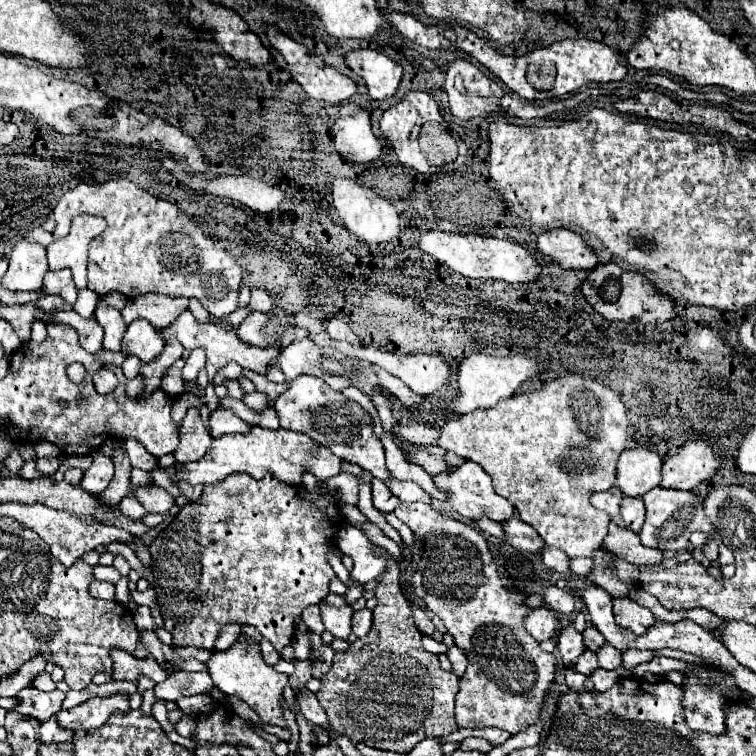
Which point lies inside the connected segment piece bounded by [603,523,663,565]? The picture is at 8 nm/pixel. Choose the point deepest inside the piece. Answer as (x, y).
(623, 543)

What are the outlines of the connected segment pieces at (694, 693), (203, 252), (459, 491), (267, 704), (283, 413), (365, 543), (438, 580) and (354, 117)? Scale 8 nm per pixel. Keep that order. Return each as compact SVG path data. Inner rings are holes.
M685 675L683 707L687 725L695 731L707 731L711 735L725 733L725 713L723 705L729 703L727 697L719 693L717 687L703 685L697 677Z
M115 177L105 183L95 183L95 185L79 183L77 199L73 199L73 193L69 189L63 195L63 199L59 199L59 203L55 205L53 215L55 215L57 227L53 231L53 237L55 239L65 237L69 233L73 217L83 215L83 213L99 215L107 221L105 231L89 243L89 289L91 291L99 295L117 291L117 293L123 293L125 297L135 297L135 295L145 295L145 293L161 293L161 295L171 295L171 297L195 297L217 319L237 309L237 295L239 295L243 269L239 267L237 259L229 251L223 251L225 247L221 247L223 245L221 241L207 235L199 227L199 223L195 223L191 215L185 215L183 211L179 211L177 205L171 205L159 195L153 195L147 189L141 189L127 177Z
M467 461L467 463L463 463L461 467L454 468L449 473L439 474L433 477L433 481L436 487L449 493L449 503L451 503L451 507L453 507L459 515L463 515L463 517L467 517L467 519L471 519L471 521L481 519L481 517L489 517L489 519L495 521L495 523L505 523L507 519L511 519L511 517L515 515L513 503L509 503L507 499L499 497L499 495L493 491L491 477L489 477L477 463L473 463L473 461Z
M239 635L237 641L225 649L225 651L213 651L211 659L205 663L207 671L213 679L213 683L227 695L241 697L259 717L265 725L279 725L285 727L285 719L281 713L279 697L283 693L283 687L289 683L289 677L283 673L277 673L271 665L267 665L261 657L259 643L249 639L247 635Z
M311 375L297 377L291 383L291 387L275 399L273 407L281 419L283 429L305 433L323 447L331 445L331 451L335 457L361 465L363 471L369 471L377 479L389 477L383 445L379 437L373 433L373 425L375 425L373 419L365 423L363 417L367 415L367 411L357 401L351 401L343 393L331 389L323 379L311 377Z
M345 521L345 523L341 523L339 539L335 539L335 541L339 543L339 549L343 553L353 557L353 569L349 573L351 581L365 584L383 573L385 561L379 555L375 555L373 543L367 539L367 535L361 529L357 529Z
M399 503L393 513L405 525L413 527L415 537L423 537L423 555L413 575L415 595L421 597L427 609L433 611L445 623L445 627L455 639L455 645L459 645L469 659L467 671L461 677L459 693L455 699L455 717L459 727L499 727L509 731L511 735L525 731L531 723L539 719L543 697L549 685L553 683L557 671L555 655L545 653L539 647L539 641L535 641L523 625L523 619L531 613L531 607L527 607L527 595L509 597L509 591L499 581L497 567L487 547L487 541L477 529L471 529L455 519L445 519L441 513L437 513L431 505L425 503Z
M347 103L335 117L335 147L353 163L369 163L381 155L383 145L371 131L369 113L355 103Z

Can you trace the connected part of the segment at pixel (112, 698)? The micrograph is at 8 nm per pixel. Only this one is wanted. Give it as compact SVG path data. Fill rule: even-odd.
M113 693L109 697L91 697L85 703L59 711L59 725L63 729L97 729L101 727L113 713L121 711L127 713L129 707L129 695L127 693Z

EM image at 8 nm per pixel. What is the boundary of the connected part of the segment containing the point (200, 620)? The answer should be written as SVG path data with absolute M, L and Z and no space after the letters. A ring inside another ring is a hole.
M235 473L229 475L227 479L223 479L221 483L213 483L213 485L205 485L201 497L189 505L185 505L175 519L171 521L171 525L159 533L159 537L155 537L151 549L151 557L153 557L153 565L147 569L151 587L157 593L157 601L161 607L161 615L165 621L165 629L173 635L173 645L177 647L201 647L201 649L213 649L213 643L221 631L221 627L225 627L227 623L239 623L239 625L253 625L259 629L259 633L263 635L263 639L267 639L275 651L281 651L285 645L291 643L293 635L295 635L295 617L301 615L301 611L313 603L321 603L325 599L325 595L329 593L329 581L335 575L331 565L325 559L325 553L329 549L329 545L335 539L335 527L339 525L341 517L339 515L331 515L331 511L327 511L331 507L331 499L309 499L309 493L303 487L293 487L293 485L285 485L279 483L275 477L263 477L263 479L253 479L251 475L243 475L243 473Z

